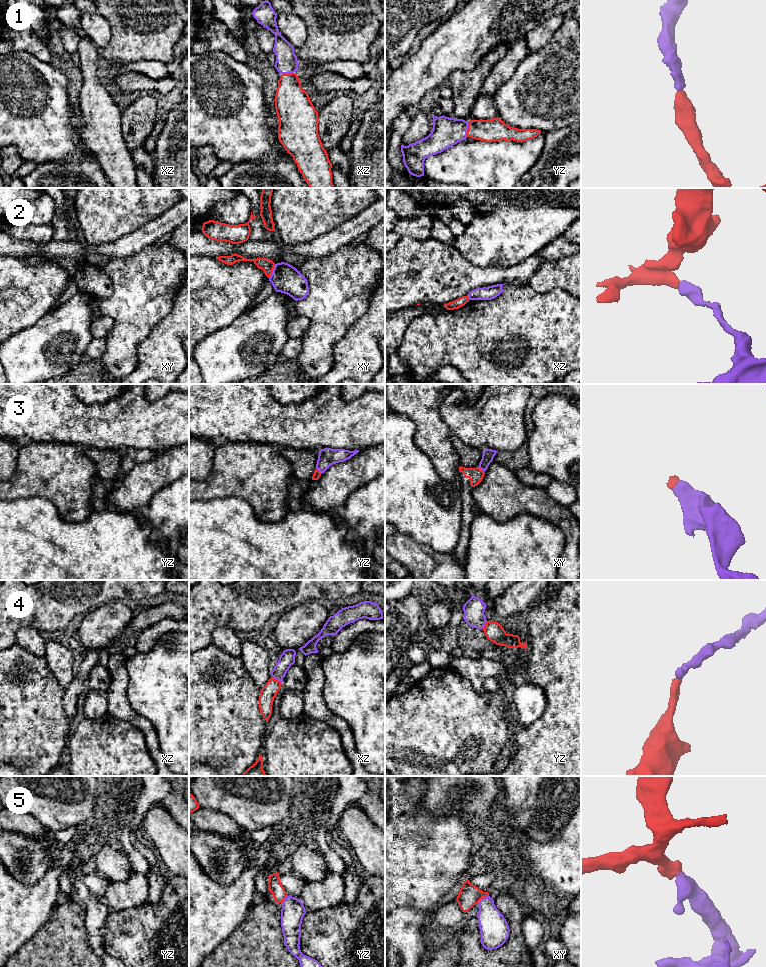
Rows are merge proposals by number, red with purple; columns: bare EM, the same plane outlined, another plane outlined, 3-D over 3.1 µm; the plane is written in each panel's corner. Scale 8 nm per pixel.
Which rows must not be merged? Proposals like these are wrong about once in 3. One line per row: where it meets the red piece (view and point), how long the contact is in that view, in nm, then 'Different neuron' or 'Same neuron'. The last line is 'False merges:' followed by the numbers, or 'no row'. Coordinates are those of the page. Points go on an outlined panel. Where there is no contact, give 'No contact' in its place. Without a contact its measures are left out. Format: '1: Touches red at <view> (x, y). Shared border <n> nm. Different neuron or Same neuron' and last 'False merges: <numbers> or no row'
1: Touches red at yz (468, 129). Shared border 120 nm. Same neuron
2: Touches red at xy (272, 271). Shared border 130 nm. Different neuron
3: Touches red at xy (480, 469). Shared border 80 nm. Same neuron
4: Touches red at xz (275, 679). Shared border 100 nm. Same neuron
5: Touches red at xy (482, 897). Shared border 120 nm. Same neuron
False merges: 2

